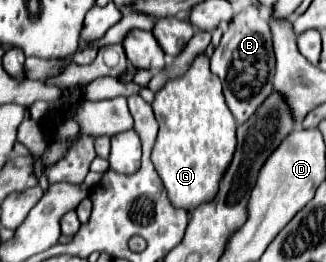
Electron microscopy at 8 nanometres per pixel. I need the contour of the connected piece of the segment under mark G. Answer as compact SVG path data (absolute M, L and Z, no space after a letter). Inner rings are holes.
M200 54L184 76L166 82L166 86L160 92L156 92L152 108L160 124L158 140L152 150L152 164L164 182L168 200L172 202L174 208L184 208L188 212L192 212L200 204L212 202L220 190L220 180L226 174L232 156L236 152L236 120L224 102L220 78L210 72L208 58Z

